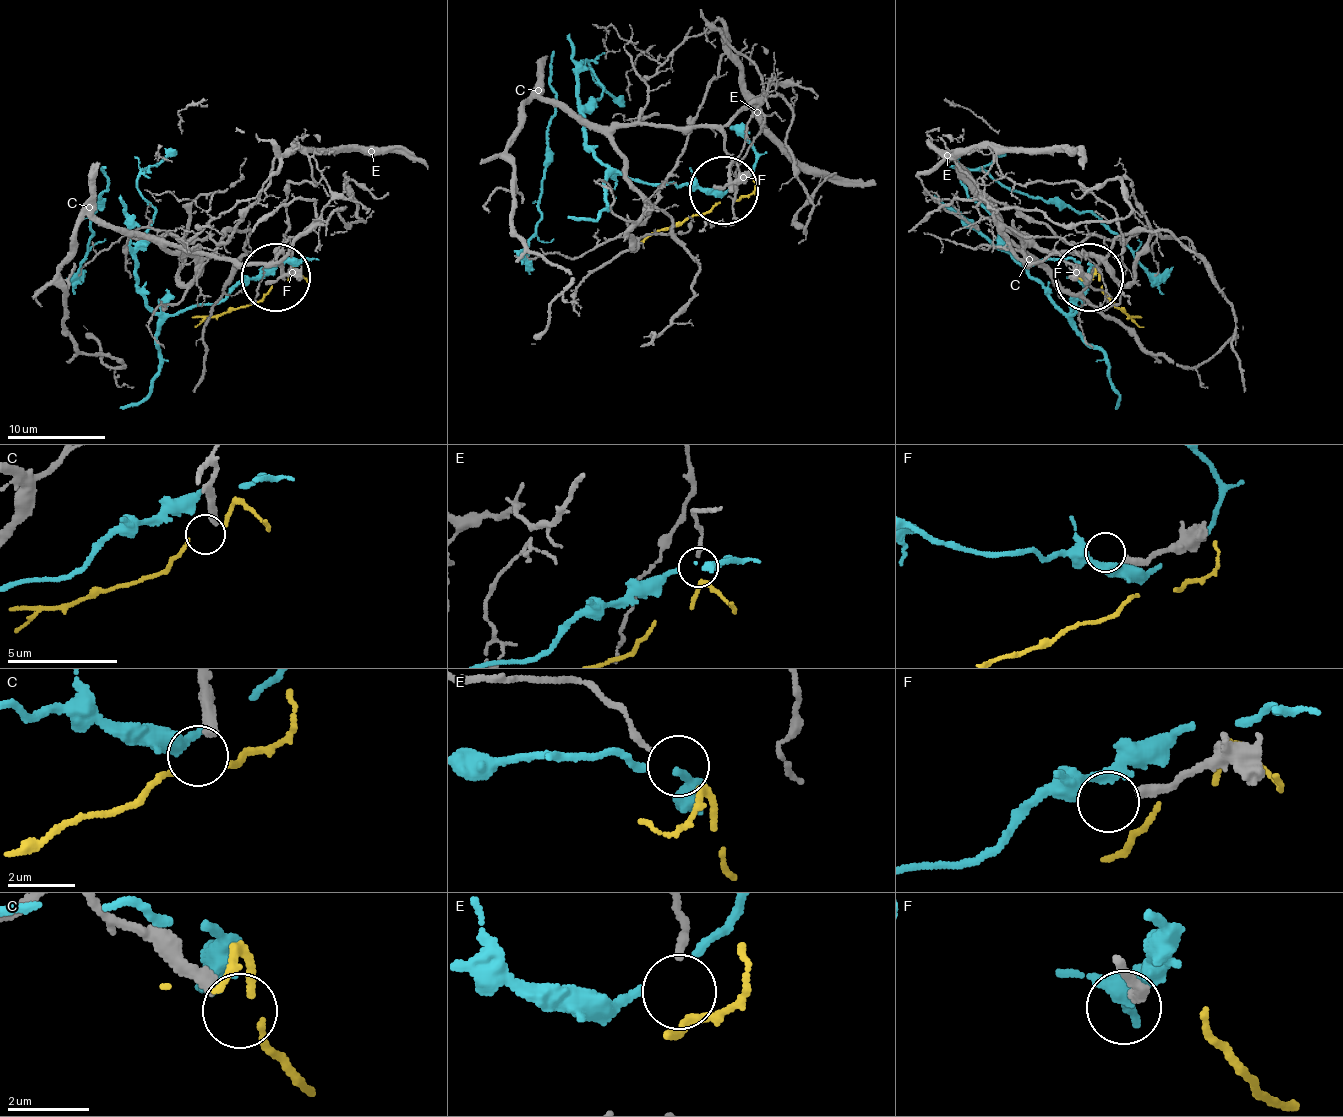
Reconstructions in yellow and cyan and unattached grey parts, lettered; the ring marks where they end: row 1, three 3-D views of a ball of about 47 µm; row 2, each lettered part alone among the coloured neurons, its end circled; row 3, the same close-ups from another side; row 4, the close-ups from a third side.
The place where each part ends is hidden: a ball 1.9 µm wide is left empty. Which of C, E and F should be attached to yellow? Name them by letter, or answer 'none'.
E

